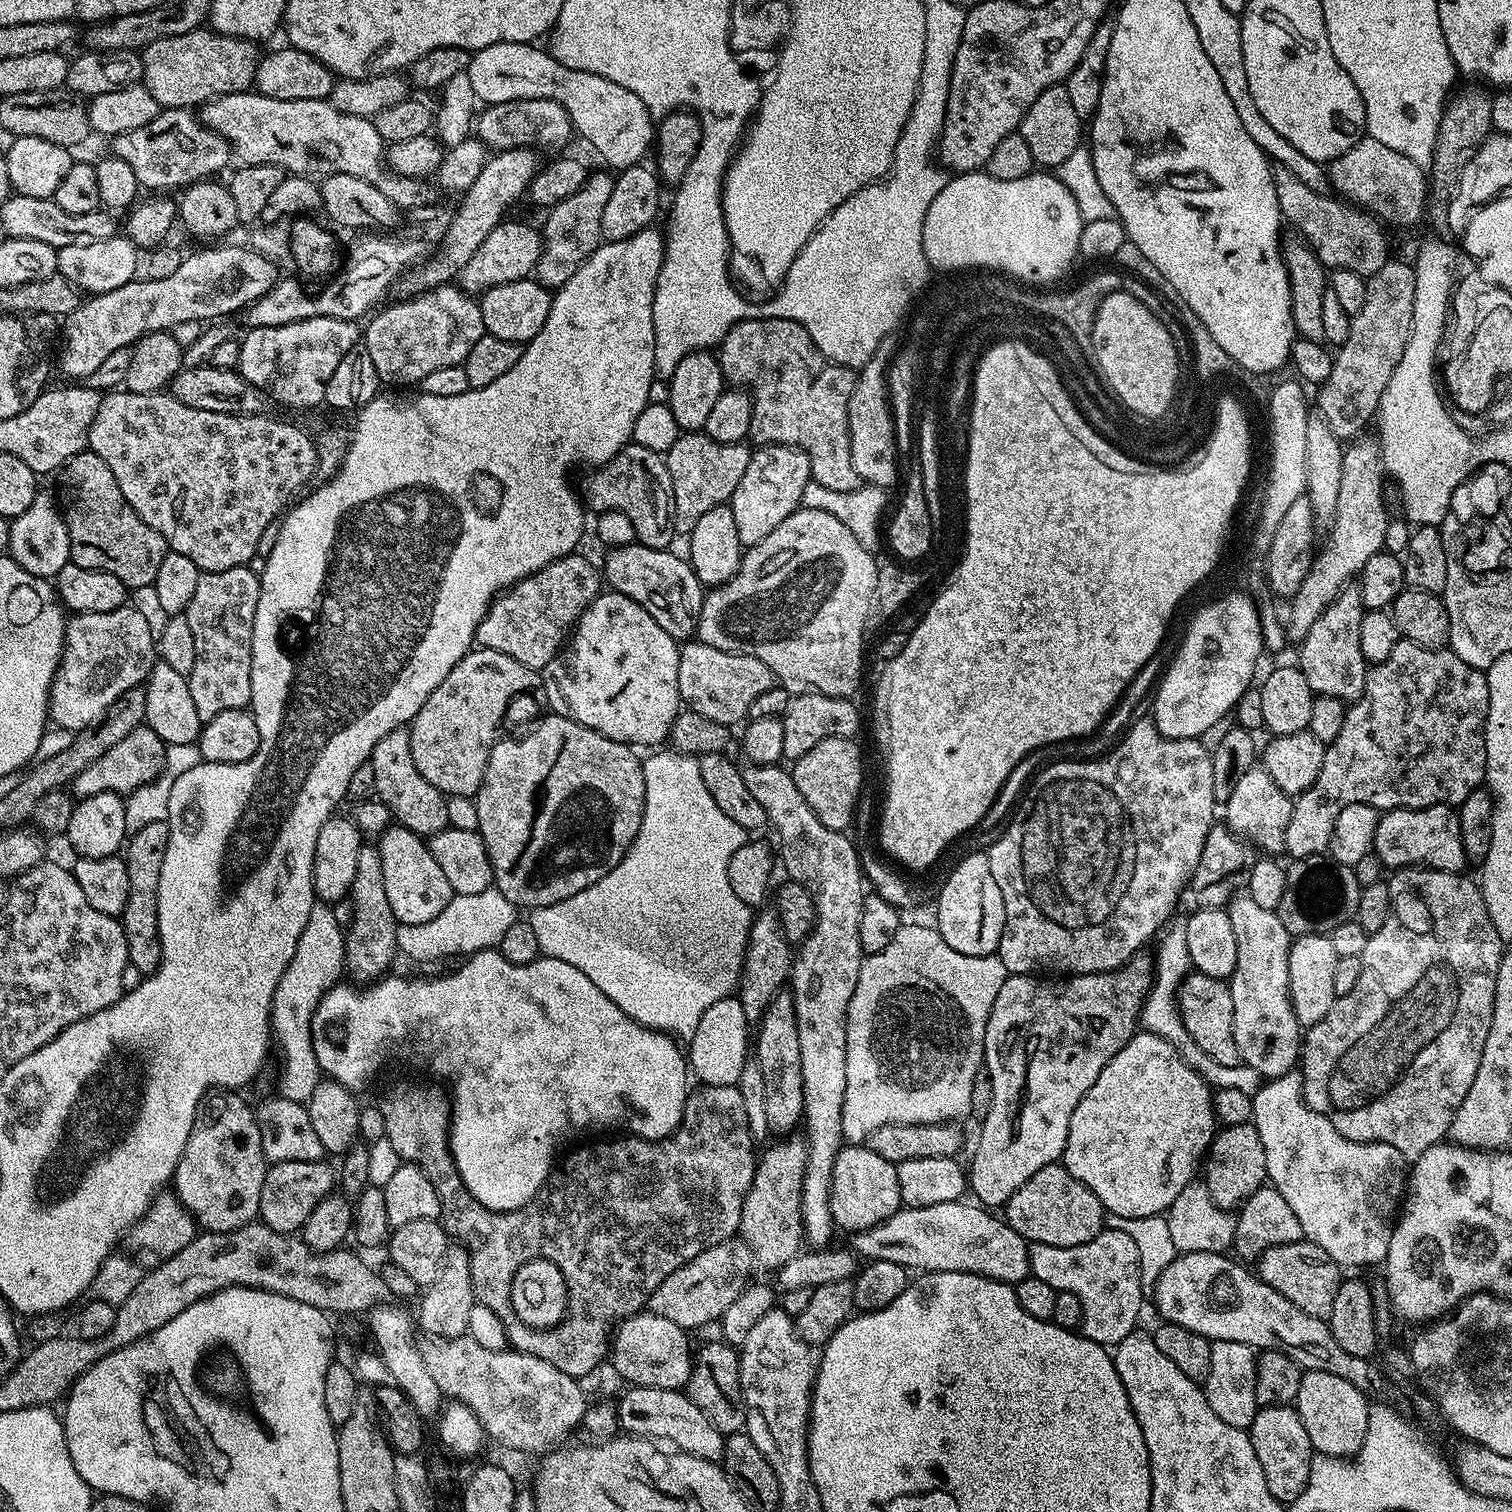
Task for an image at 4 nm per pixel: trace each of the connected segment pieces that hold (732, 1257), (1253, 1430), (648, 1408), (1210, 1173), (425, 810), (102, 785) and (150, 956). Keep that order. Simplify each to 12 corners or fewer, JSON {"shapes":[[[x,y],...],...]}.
{"shapes":[[[728,1242],[648,1295],[685,1330],[717,1323],[746,1286]],[[1295,1407],[1260,1408],[1246,1431],[1270,1494],[1306,1490],[1314,1455]],[[675,1388],[627,1389],[627,1435],[723,1461],[725,1433]],[[1255,1124],[1221,1127],[1202,1165],[1218,1207],[1239,1209],[1265,1187]],[[407,727],[374,746],[376,796],[399,827],[449,827],[448,801],[414,766]],[[140,725],[73,780],[80,800],[161,775],[167,744]],[[167,820],[131,833],[123,853],[130,894],[122,913],[128,963],[160,965],[156,883]]]}

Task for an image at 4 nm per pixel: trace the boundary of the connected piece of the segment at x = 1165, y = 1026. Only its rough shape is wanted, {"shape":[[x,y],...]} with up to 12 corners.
{"shape":[[1183,922],[1167,925],[1139,1027],[1170,1046],[1213,1089],[1254,1094],[1258,1070],[1214,1062],[1180,1015],[1193,971]]}

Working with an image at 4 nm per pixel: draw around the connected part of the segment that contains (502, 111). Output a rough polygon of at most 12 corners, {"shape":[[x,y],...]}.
{"shape":[[556,100],[487,105],[474,132],[492,150],[560,148],[574,136]]}

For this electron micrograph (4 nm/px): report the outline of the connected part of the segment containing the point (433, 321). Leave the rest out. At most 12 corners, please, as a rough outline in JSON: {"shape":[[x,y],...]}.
{"shape":[[439,284],[367,321],[381,385],[463,365],[479,303]]}

